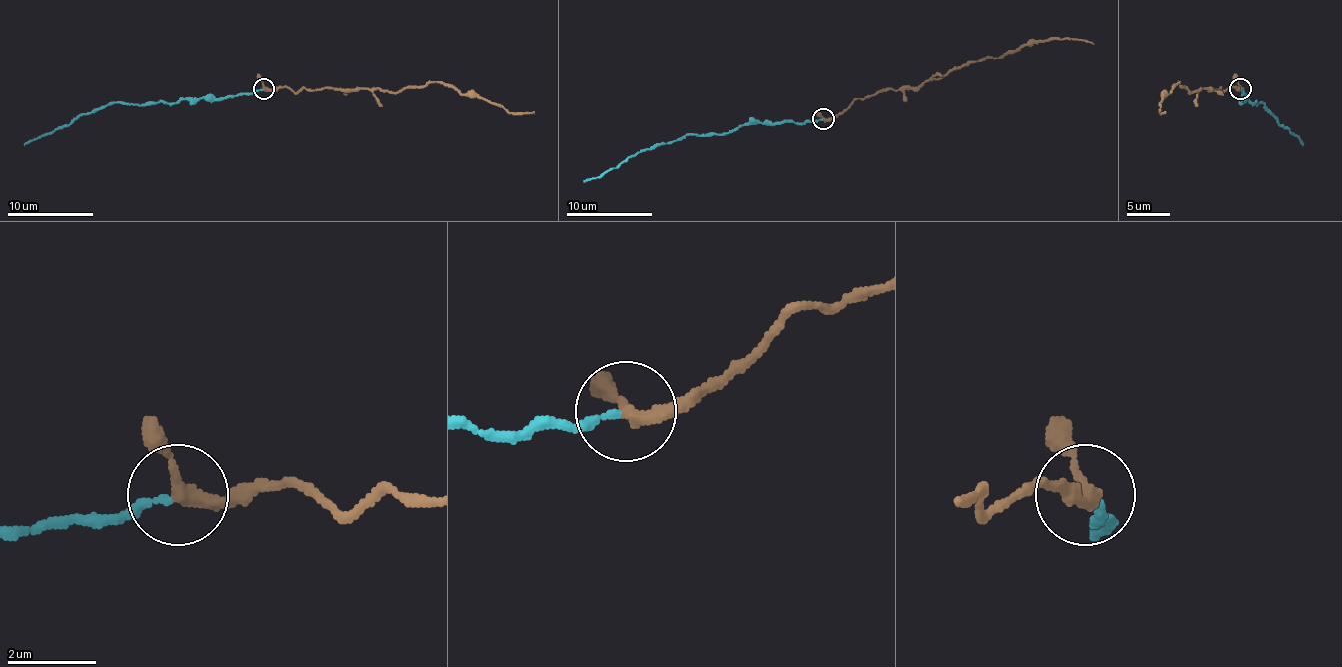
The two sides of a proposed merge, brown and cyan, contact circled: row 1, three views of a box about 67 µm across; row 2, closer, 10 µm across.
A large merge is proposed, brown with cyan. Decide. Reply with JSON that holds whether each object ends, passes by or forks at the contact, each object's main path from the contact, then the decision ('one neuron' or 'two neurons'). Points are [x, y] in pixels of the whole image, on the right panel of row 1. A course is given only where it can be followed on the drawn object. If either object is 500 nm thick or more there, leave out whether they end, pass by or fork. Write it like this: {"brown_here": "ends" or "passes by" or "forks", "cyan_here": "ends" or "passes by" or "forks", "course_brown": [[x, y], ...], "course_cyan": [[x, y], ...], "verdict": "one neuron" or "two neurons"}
{"brown_here": "passes by", "cyan_here": "ends", "course_brown": [[1241, 89], [1228, 87], [1219, 91], [1213, 87], [1189, 91], [1179, 83], [1159, 102], [1162, 113], [1166, 111]], "course_cyan": [[1241, 89], [1243, 98], [1256, 104], [1262, 102], [1303, 145]], "verdict": "two neurons"}

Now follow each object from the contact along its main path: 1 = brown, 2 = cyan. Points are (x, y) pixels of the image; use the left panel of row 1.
1: (263, 89), (398, 91), (445, 83), (511, 113), (534, 111)
2: (263, 89), (233, 98), (184, 98), (169, 102), (126, 104), (111, 102), (90, 113), (81, 113), (24, 145)

